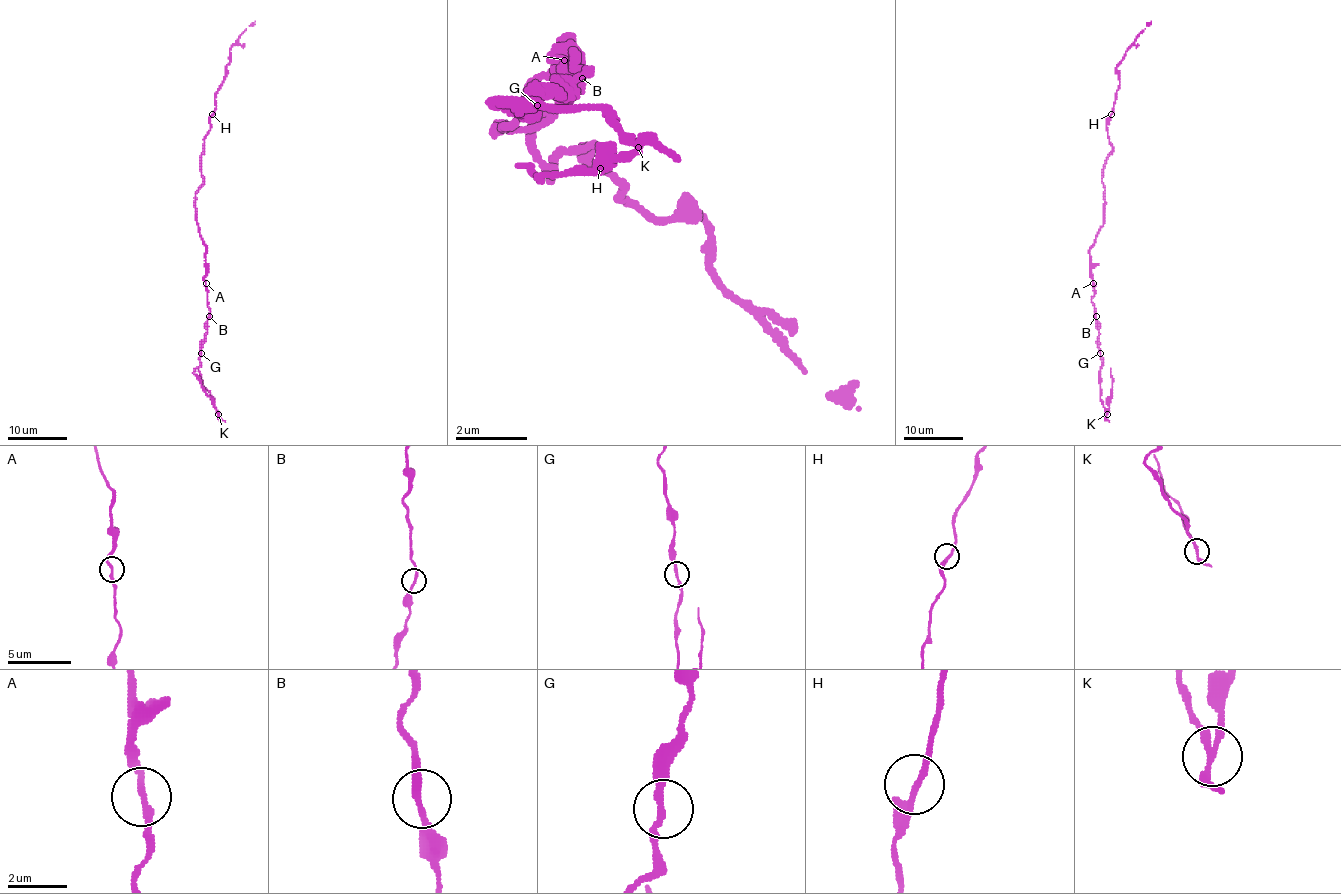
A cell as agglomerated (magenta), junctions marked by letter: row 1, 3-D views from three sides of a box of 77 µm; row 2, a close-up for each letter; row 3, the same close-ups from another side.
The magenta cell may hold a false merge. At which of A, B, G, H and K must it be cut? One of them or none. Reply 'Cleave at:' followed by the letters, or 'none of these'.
Cleave at: K

